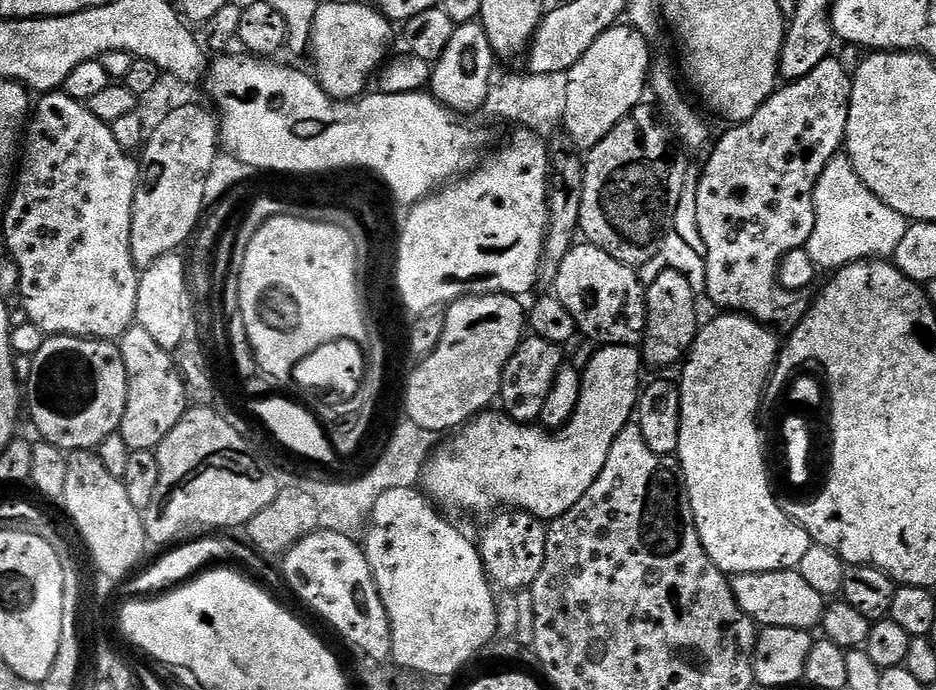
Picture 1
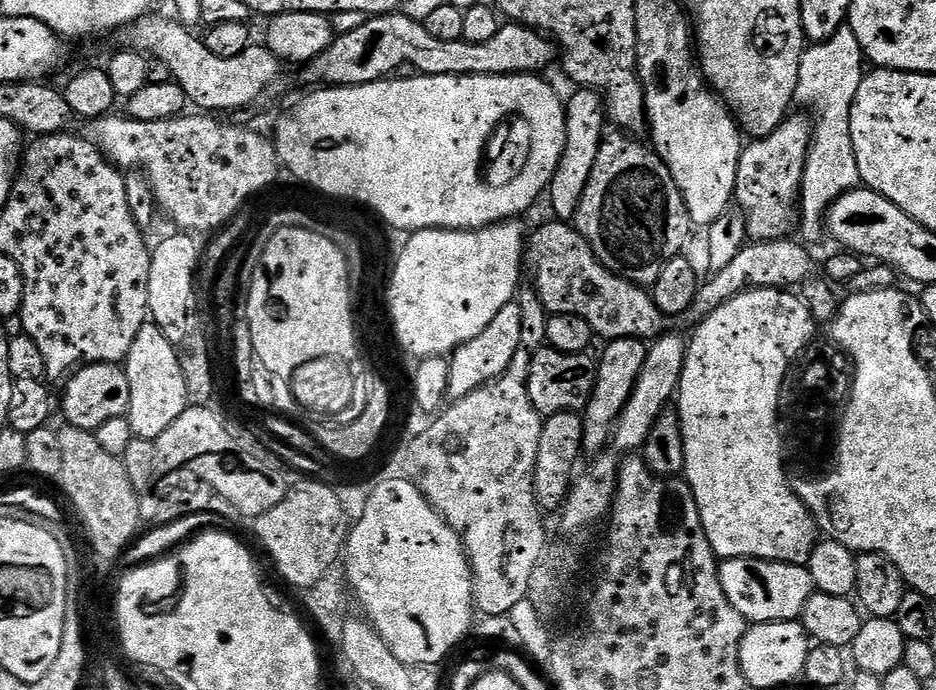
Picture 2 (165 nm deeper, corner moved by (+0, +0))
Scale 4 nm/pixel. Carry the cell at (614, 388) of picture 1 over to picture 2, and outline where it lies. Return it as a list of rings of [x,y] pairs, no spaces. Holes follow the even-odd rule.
[[[640,339],[613,340],[606,348],[608,349],[598,356],[596,385],[584,416],[584,452],[588,454],[599,453],[607,445],[604,443],[613,439],[616,421],[620,419],[622,410],[634,390],[644,359],[648,356],[645,341]]]

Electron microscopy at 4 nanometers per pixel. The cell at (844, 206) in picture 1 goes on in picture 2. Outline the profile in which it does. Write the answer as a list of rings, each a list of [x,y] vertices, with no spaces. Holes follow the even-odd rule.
[[[846,24],[828,40],[807,47],[800,59],[795,101],[814,108],[816,112],[807,164],[798,189],[801,239],[808,244],[816,241],[820,234],[823,235],[824,217],[833,201],[840,194],[857,187],[861,181],[849,120],[854,96],[866,75],[864,64],[866,58],[861,44],[855,38],[852,28]]]

